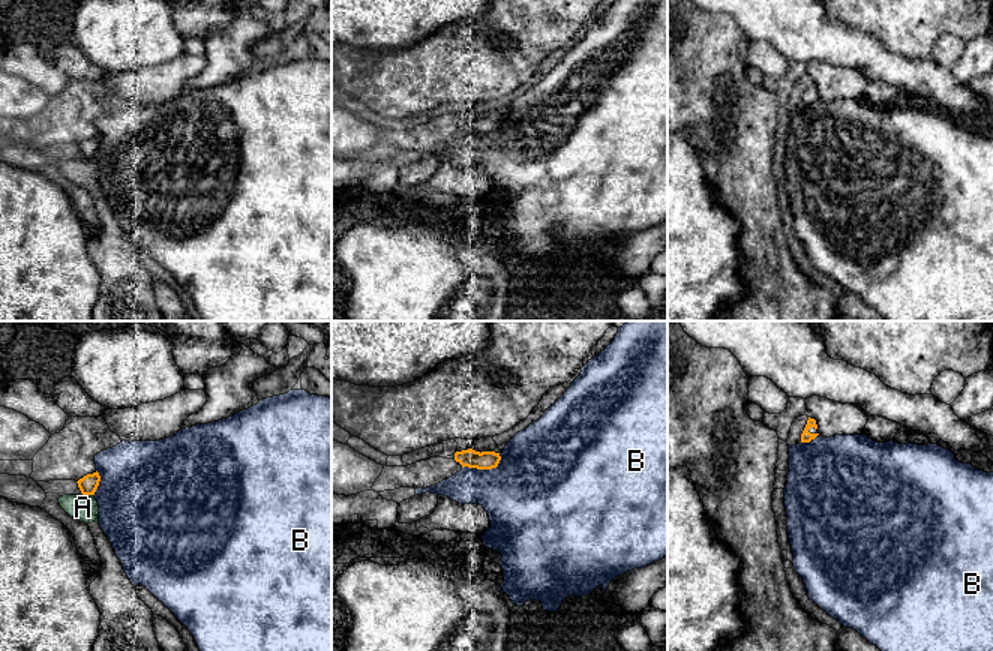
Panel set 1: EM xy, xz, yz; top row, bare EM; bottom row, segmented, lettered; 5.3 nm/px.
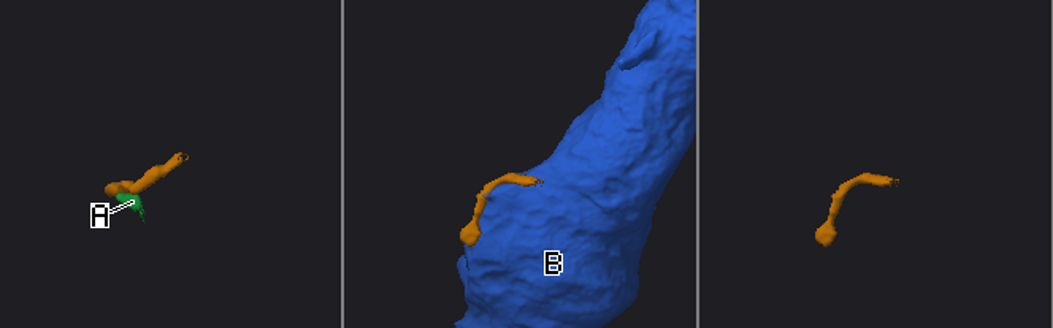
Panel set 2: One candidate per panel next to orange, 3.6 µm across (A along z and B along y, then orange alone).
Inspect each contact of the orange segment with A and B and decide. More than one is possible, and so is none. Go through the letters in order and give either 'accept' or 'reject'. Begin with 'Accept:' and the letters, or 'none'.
Accept: none
A: reject
B: reject

